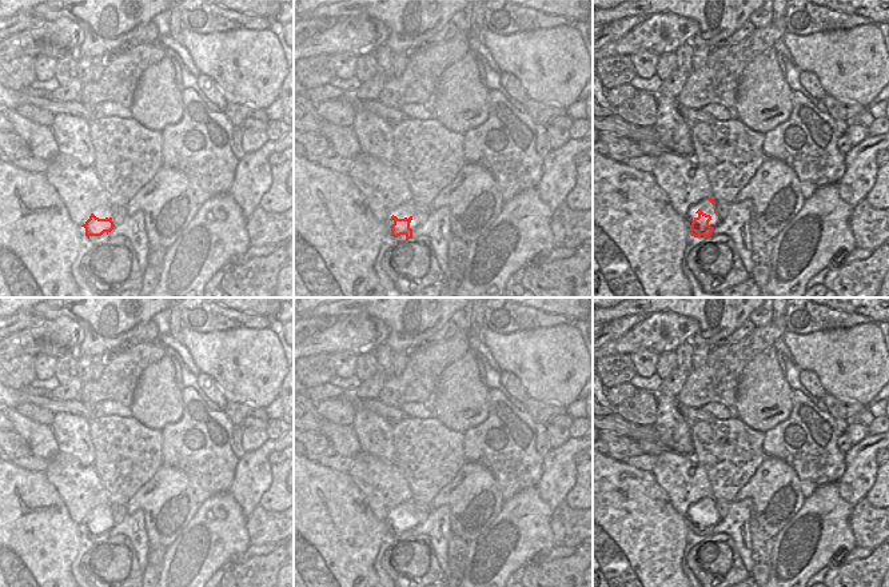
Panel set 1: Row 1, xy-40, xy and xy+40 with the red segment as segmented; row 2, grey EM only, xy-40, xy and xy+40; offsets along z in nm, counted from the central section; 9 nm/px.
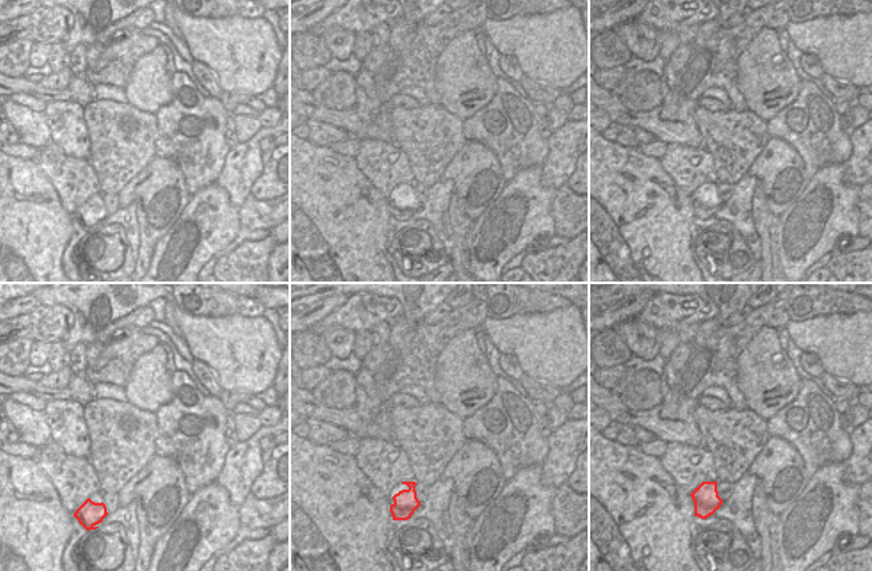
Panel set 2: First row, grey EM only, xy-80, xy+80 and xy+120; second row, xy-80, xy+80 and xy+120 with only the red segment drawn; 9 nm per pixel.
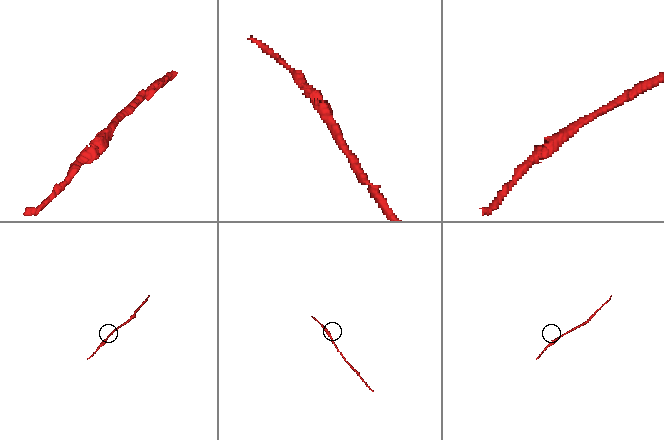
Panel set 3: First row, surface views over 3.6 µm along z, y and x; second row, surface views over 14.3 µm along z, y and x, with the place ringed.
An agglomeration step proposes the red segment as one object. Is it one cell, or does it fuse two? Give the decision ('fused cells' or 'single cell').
single cell

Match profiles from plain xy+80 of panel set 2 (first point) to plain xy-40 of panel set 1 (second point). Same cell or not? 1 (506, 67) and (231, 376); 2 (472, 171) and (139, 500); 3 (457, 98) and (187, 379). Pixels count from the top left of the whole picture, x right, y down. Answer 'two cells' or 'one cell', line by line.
1: two cells
2: one cell
3: two cells

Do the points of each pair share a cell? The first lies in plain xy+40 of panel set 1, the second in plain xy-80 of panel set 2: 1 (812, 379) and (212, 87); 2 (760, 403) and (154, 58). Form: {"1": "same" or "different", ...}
{"1": "same", "2": "same"}

